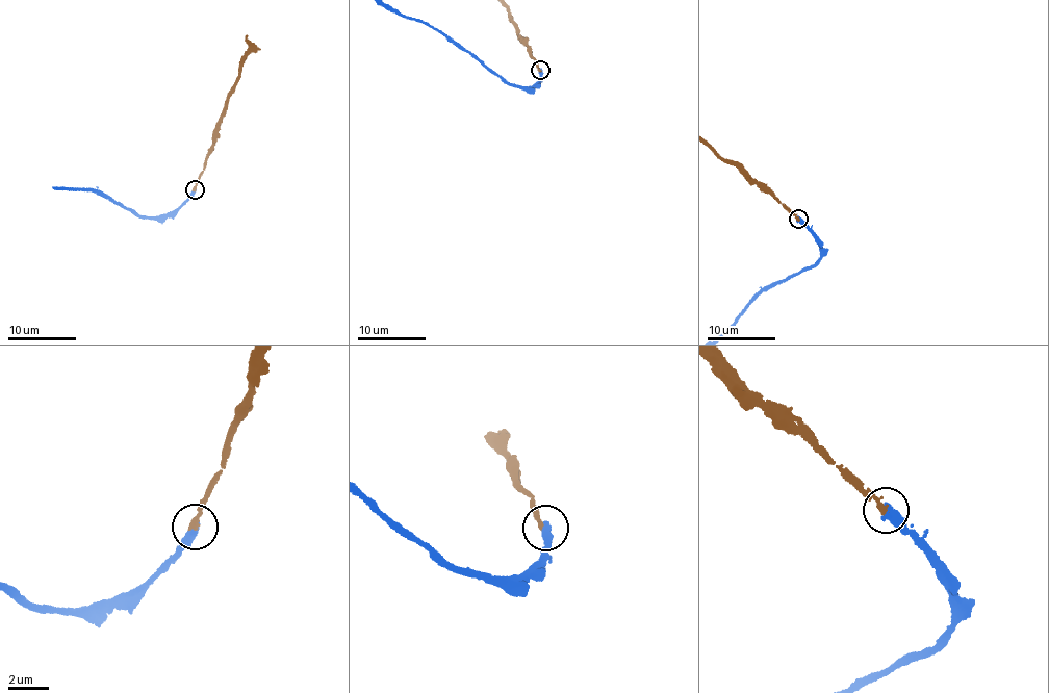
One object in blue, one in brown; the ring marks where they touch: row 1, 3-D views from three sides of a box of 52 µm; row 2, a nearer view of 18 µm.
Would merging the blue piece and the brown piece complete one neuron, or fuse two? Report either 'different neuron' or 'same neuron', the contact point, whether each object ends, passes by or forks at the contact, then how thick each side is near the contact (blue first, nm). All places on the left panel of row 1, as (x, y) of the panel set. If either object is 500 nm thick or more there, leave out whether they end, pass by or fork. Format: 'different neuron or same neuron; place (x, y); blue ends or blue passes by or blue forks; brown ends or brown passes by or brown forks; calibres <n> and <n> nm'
same neuron; place (195, 189); blue ends; brown ends; calibres 440 and 300 nm

